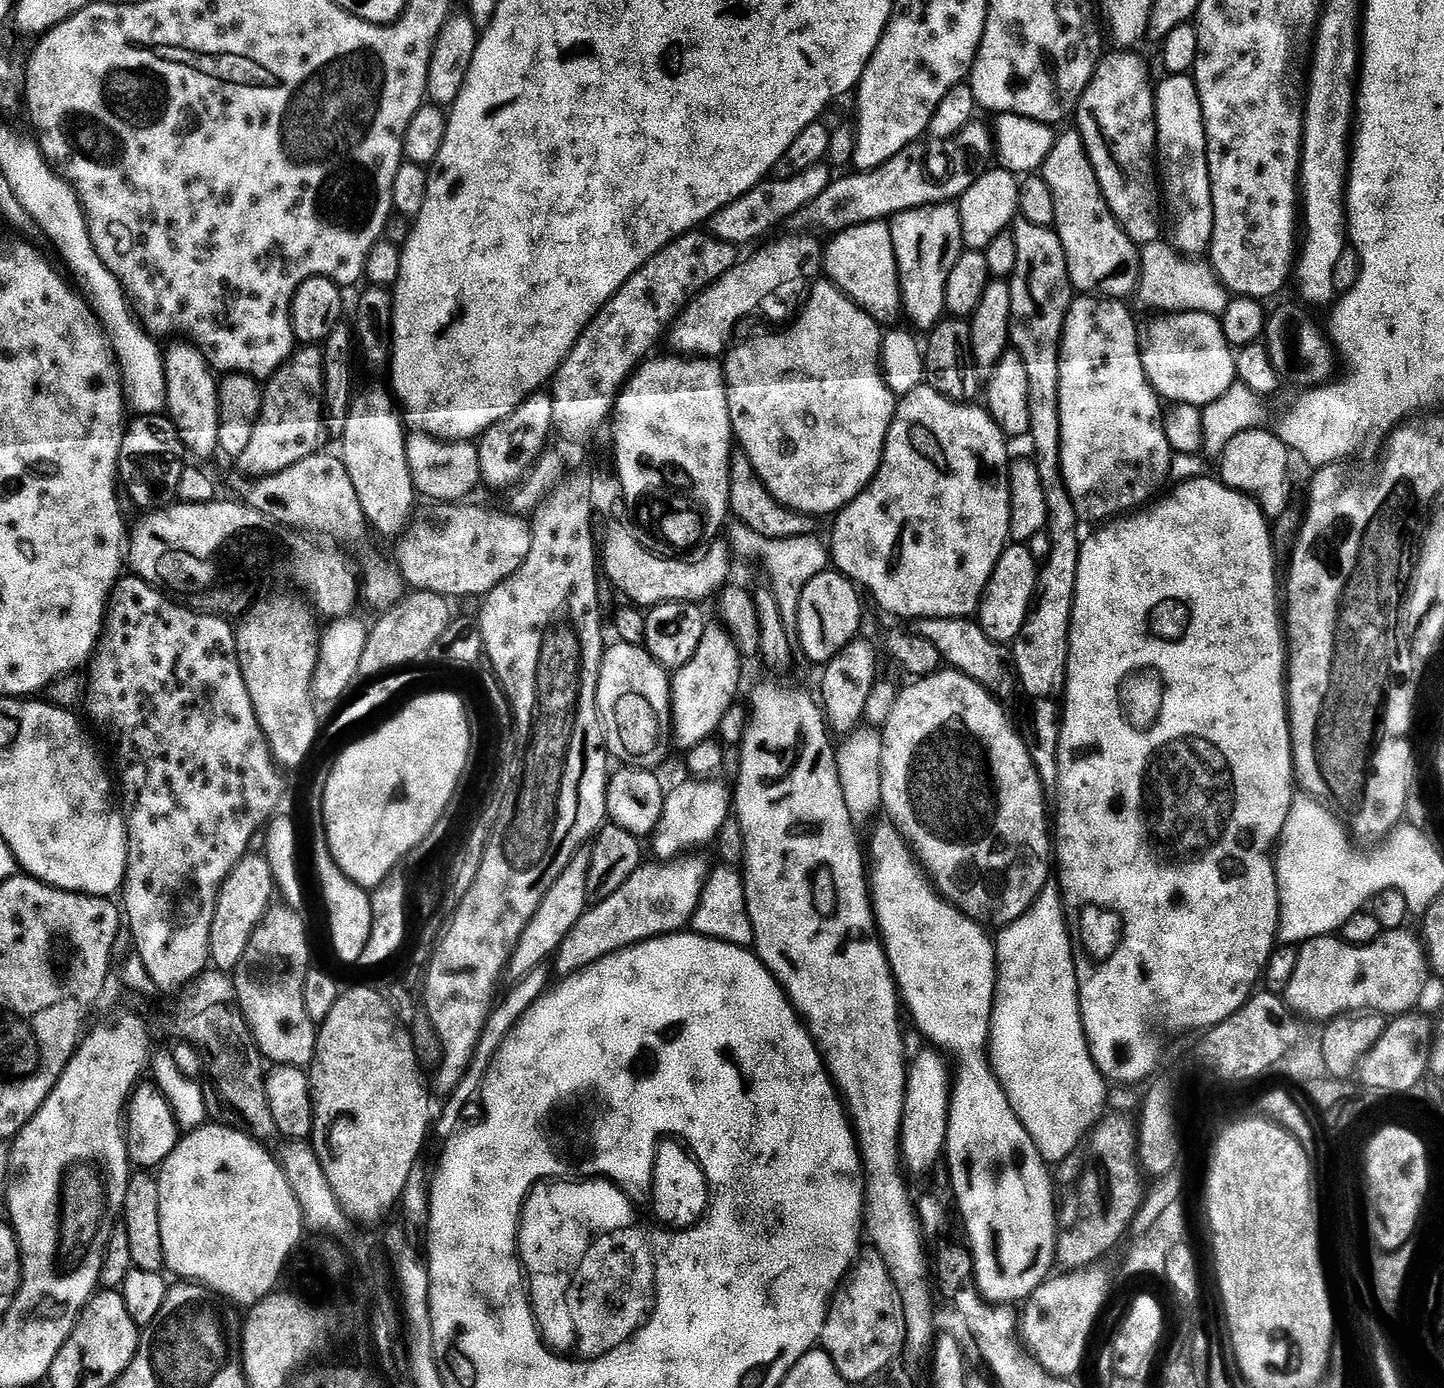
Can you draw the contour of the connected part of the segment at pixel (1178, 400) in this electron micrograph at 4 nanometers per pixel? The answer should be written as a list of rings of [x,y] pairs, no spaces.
[[[1174,312],[1171,314],[1160,314],[1155,318],[1157,318],[1157,320],[1154,321],[1148,329],[1143,329],[1142,351],[1140,357],[1144,363],[1144,369],[1148,375],[1148,381],[1152,383],[1152,389],[1156,391],[1157,396],[1163,398],[1165,401],[1171,402],[1172,404],[1195,404],[1197,406],[1207,406],[1213,404],[1218,398],[1229,395],[1229,393],[1233,391],[1232,384],[1235,385],[1237,383],[1234,348],[1230,341],[1224,336],[1221,321],[1217,319],[1215,315],[1210,313]]]

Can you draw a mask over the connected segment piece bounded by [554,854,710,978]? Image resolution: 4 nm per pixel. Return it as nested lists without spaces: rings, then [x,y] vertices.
[[[683,854],[656,864],[641,863],[640,869],[624,883],[622,890],[610,894],[610,898],[601,904],[592,904],[584,916],[578,918],[574,930],[566,934],[555,954],[557,977],[573,976],[603,956],[610,956],[634,944],[685,931],[698,910],[710,871],[710,864],[696,855],[700,854]]]

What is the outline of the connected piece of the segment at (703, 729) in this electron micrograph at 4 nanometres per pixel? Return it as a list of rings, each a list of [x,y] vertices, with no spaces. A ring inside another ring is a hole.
[[[709,623],[702,634],[702,642],[698,642],[698,651],[694,658],[686,662],[686,666],[675,669],[672,681],[672,731],[677,745],[681,744],[684,750],[692,749],[703,740],[717,735],[722,718],[726,710],[730,710],[737,703],[736,691],[740,688],[740,656],[741,649],[737,648],[732,639],[731,631],[719,623]]]

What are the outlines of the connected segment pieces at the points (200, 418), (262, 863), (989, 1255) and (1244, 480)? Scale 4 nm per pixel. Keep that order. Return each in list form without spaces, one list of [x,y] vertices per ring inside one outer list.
[[[176,344],[169,350],[167,348],[163,357],[167,388],[166,412],[180,433],[185,449],[191,455],[216,454],[219,449],[219,383],[207,357],[198,348],[184,344]]]
[[[249,854],[230,870],[228,877],[220,883],[220,893],[216,895],[214,922],[210,926],[210,961],[216,970],[235,969],[237,962],[246,954],[252,932],[268,913],[270,905],[278,892],[277,881],[272,876],[270,864],[263,855]]]
[[[880,844],[876,848],[876,869],[870,872],[876,926],[880,929],[903,1007],[907,1015],[908,1012],[912,1015],[911,1023],[929,1045],[951,1057],[954,1064],[956,1059],[952,1104],[948,1107],[946,1161],[952,1192],[968,1231],[966,1244],[972,1253],[976,1284],[984,1299],[993,1304],[1011,1305],[1016,1302],[1012,1300],[1024,1302],[1053,1275],[1052,1266],[1057,1263],[1058,1200],[1056,1202],[1052,1193],[1049,1165],[1044,1163],[1042,1154],[1038,1154],[1034,1138],[1026,1134],[1026,1126],[1018,1122],[1018,1114],[1014,1114],[1010,1098],[1006,1098],[1006,1090],[1002,1090],[988,1055],[988,1034],[996,997],[996,946],[993,937],[988,937],[989,929],[943,899],[918,867],[916,858],[906,854],[905,845],[900,844]]]
[[[1266,428],[1243,431],[1230,440],[1226,450],[1219,457],[1219,477],[1228,488],[1251,496],[1260,505],[1265,516],[1270,520],[1280,517],[1288,506],[1290,486],[1288,484],[1288,464],[1290,449],[1282,442],[1275,431]]]

